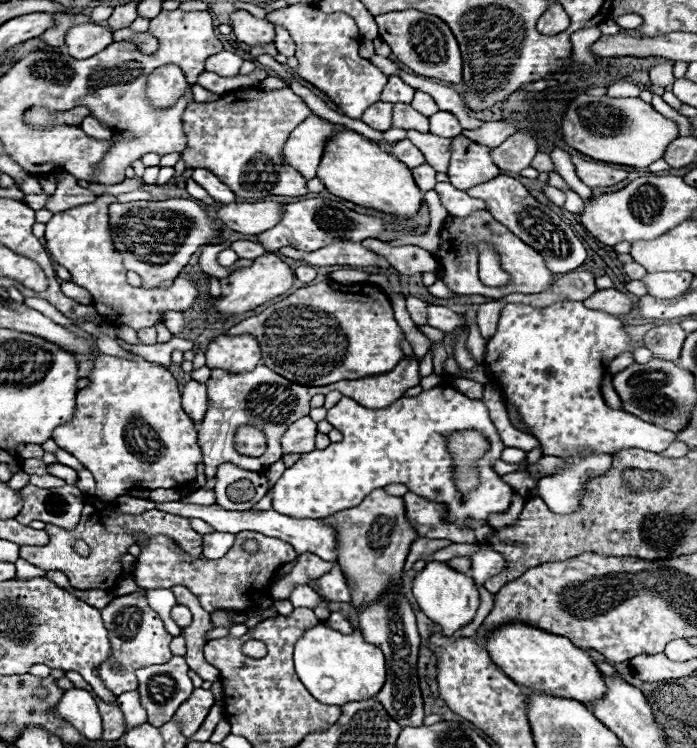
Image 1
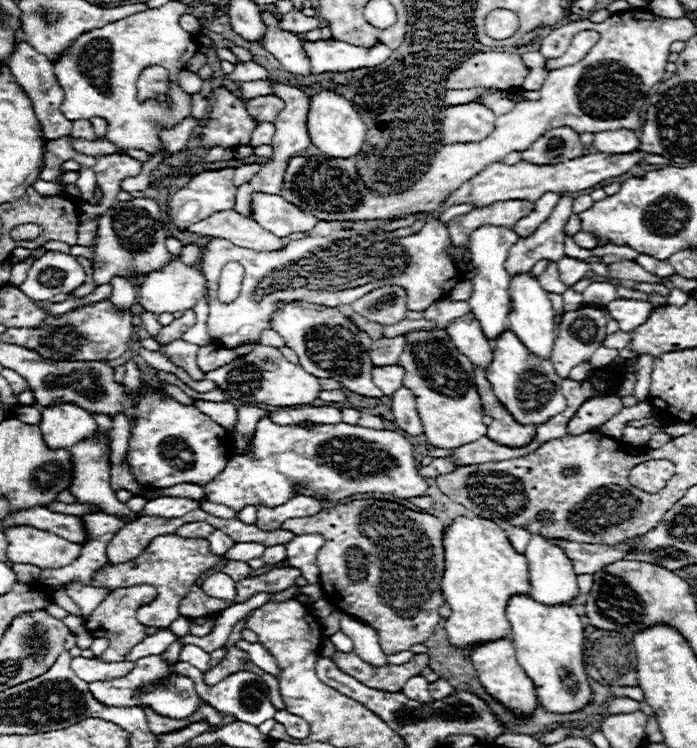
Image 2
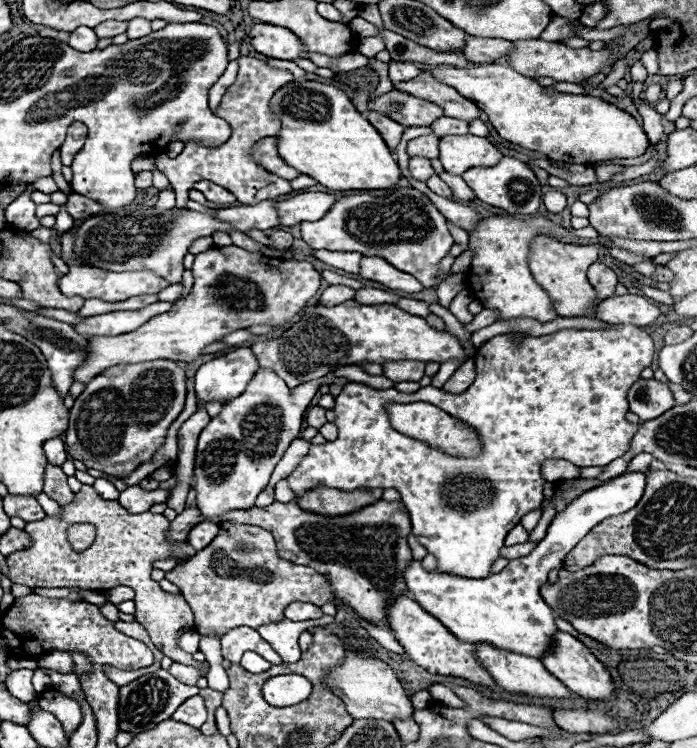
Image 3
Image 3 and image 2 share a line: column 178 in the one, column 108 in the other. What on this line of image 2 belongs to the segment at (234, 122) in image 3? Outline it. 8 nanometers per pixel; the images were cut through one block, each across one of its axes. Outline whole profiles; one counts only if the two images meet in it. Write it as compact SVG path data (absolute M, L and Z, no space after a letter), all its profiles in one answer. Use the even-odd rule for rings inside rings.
M106 154L106 156L96 156L96 160L98 162L94 164L94 172L96 172L98 188L102 190L103 197L100 206L90 206L84 202L78 206L80 222L96 220L102 212L112 208L116 194L120 192L120 182L124 178L134 178L142 172L142 162L128 154Z

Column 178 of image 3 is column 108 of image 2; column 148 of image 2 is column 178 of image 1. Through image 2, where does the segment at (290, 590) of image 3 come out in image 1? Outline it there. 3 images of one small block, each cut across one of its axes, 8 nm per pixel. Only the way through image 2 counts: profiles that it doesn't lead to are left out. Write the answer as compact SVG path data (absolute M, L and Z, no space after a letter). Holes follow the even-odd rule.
M140 532L134 534L138 538L140 556L134 564L134 580L140 588L172 588L172 586L186 586L192 594L198 596L204 610L234 610L234 612L248 612L256 610L260 604L258 600L262 596L268 596L268 584L272 582L274 572L296 558L296 552L292 544L284 540L276 540L258 532L238 532L236 544L230 548L230 552L220 560L208 560L204 556L192 558L186 554L174 540L168 536L154 536L148 538ZM246 540L256 540L258 550L254 554L248 554L244 550ZM174 606L172 612L170 612L170 616L172 616L172 620L174 620L180 628L186 628L186 626L192 622L192 614L190 614L190 610L188 610L186 606Z

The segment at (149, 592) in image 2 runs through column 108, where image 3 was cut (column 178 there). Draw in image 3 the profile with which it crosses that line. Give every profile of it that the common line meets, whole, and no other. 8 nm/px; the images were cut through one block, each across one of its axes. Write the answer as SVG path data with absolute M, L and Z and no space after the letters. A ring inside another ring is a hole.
M82 486L74 494L74 500L60 508L60 516L46 516L44 520L28 522L26 532L32 538L32 546L10 554L8 578L14 584L30 588L86 588L86 590L108 590L120 584L128 584L136 592L136 620L144 624L156 648L160 648L174 662L196 666L204 674L208 662L198 662L192 654L180 650L178 640L182 634L194 628L194 614L182 594L164 592L158 582L150 578L154 560L168 560L174 554L174 546L168 540L170 522L162 514L142 512L130 514L116 500L104 500L92 486ZM88 522L96 526L96 540L84 552L74 552L66 540L66 530L72 524Z

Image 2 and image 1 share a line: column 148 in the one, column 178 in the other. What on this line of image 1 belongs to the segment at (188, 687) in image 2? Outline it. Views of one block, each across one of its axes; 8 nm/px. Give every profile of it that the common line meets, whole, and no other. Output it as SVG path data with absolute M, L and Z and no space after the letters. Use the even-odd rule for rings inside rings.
M172 656L166 664L140 668L140 670L136 670L136 676L140 680L140 686L138 686L140 702L144 704L144 708L148 712L148 722L156 728L160 724L166 724L168 720L172 720L172 716L176 714L176 708L180 708L180 704L184 704L184 700L188 700L188 696L194 690L192 682L188 678L188 664L184 664L182 656Z

